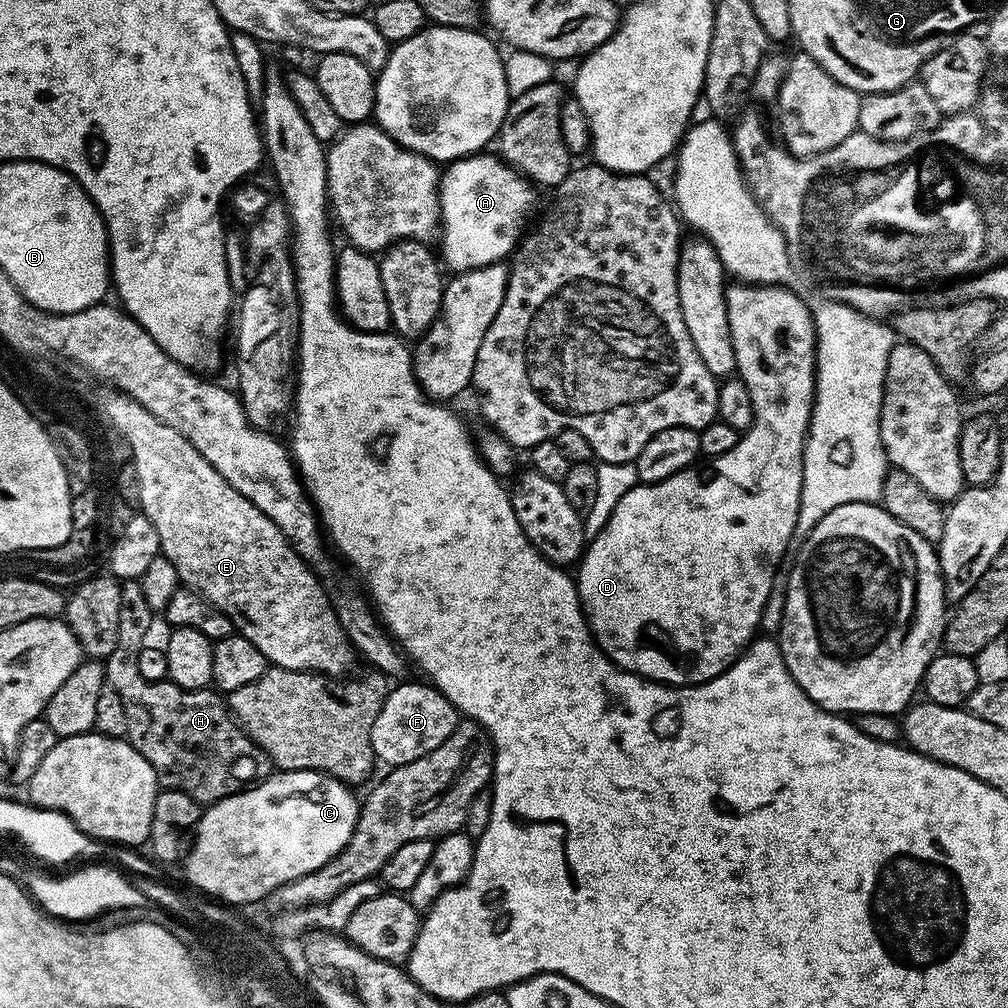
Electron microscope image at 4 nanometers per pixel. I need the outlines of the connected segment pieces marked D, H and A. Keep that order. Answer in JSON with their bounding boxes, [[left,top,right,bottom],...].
[[576,282,816,686],[106,580,274,806],[440,154,537,274]]

